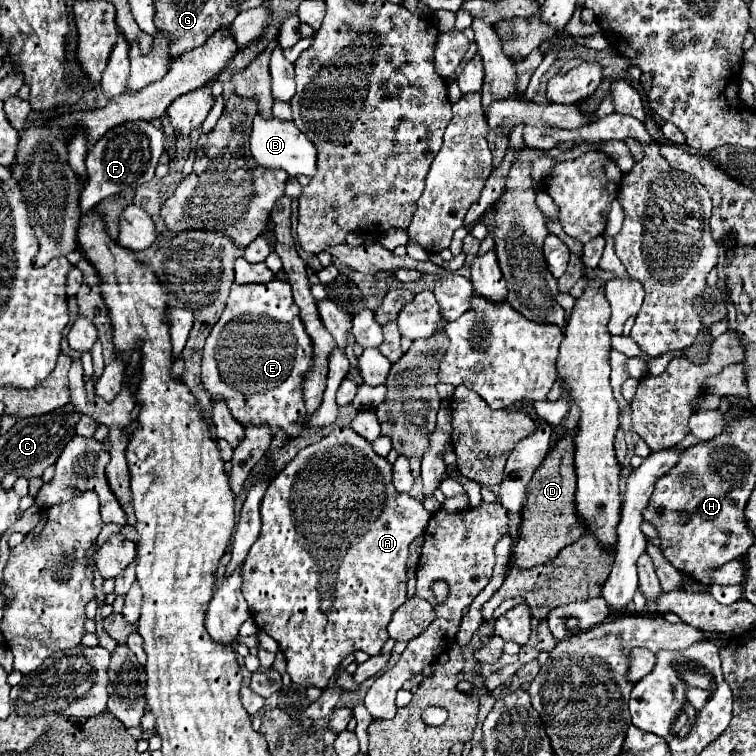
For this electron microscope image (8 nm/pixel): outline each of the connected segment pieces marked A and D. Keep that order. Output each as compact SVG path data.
M336 426L326 438L322 438L320 442L314 442L310 446L306 446L304 450L300 450L296 454L296 458L280 472L274 476L274 480L268 484L268 490L262 498L262 506L260 506L260 516L262 516L262 530L258 540L254 542L244 566L242 566L242 594L250 606L252 618L256 622L256 626L266 632L268 636L272 636L282 654L286 656L286 672L290 676L290 680L294 684L300 684L304 688L308 686L316 686L320 690L324 690L332 678L332 674L336 672L336 668L340 666L340 662L356 650L362 650L370 656L378 654L384 646L384 642L388 640L388 632L386 626L394 614L394 610L398 606L404 604L406 600L406 560L408 560L408 546L414 542L416 536L424 534L428 520L430 520L430 512L424 508L424 504L416 498L412 498L406 492L396 492L396 488L392 486L392 464L378 456L372 450L372 444L368 440L364 440L362 436L358 436L352 428L346 426Z
M576 430L570 434L570 436L564 436L562 440L556 442L556 446L548 452L548 456L544 458L544 462L540 464L540 468L534 472L532 476L532 484L528 484L528 496L526 496L526 502L524 502L524 508L522 508L522 522L520 522L520 536L518 536L518 542L516 546L512 548L512 558L510 558L510 566L516 566L516 568L534 568L534 566L540 566L540 564L548 564L554 560L554 556L568 544L576 542L580 538L580 534L586 532L586 528L582 526L582 522L578 520L576 516L576 510L574 510L574 492L576 492L576 474L574 474L574 434Z

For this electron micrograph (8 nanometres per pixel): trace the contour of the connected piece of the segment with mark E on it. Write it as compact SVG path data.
M272 280L272 282L268 282L268 284L234 284L232 286L232 290L230 290L230 296L228 296L228 304L226 304L226 310L222 312L222 316L220 316L220 320L214 324L214 328L212 328L212 332L210 332L210 336L206 338L206 346L204 346L204 356L202 356L202 384L204 384L204 388L206 388L206 392L210 394L210 398L212 400L224 400L226 404L228 404L228 410L232 410L232 418L234 420L238 420L242 426L262 426L262 424L268 424L270 426L270 430L272 430L272 438L276 436L276 432L278 430L282 430L286 436L288 436L288 440L286 440L286 444L290 442L290 440L294 440L296 436L300 436L302 434L302 428L304 428L304 418L306 418L306 406L304 406L304 398L302 398L302 382L304 382L304 378L306 378L306 374L312 370L312 366L314 366L314 350L312 350L312 340L310 340L310 336L308 336L308 332L306 332L306 328L304 328L304 324L302 324L302 320L300 320L300 312L298 312L298 306L294 304L294 300L292 300L292 290L290 290L290 284L288 282L284 282L284 280Z

